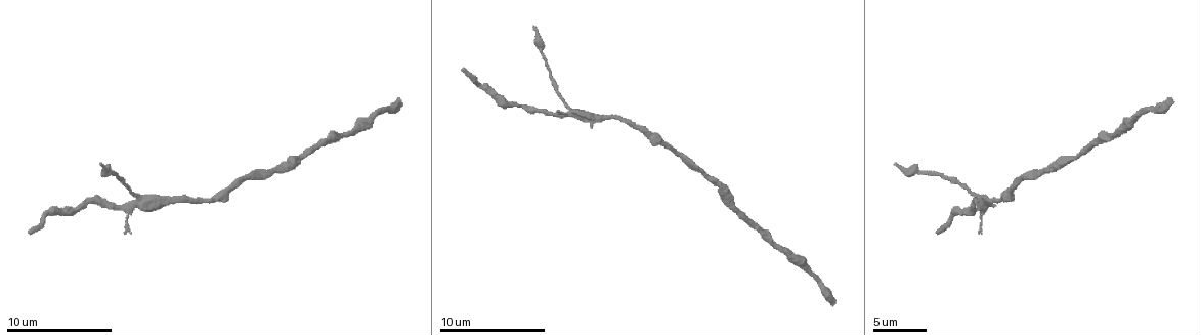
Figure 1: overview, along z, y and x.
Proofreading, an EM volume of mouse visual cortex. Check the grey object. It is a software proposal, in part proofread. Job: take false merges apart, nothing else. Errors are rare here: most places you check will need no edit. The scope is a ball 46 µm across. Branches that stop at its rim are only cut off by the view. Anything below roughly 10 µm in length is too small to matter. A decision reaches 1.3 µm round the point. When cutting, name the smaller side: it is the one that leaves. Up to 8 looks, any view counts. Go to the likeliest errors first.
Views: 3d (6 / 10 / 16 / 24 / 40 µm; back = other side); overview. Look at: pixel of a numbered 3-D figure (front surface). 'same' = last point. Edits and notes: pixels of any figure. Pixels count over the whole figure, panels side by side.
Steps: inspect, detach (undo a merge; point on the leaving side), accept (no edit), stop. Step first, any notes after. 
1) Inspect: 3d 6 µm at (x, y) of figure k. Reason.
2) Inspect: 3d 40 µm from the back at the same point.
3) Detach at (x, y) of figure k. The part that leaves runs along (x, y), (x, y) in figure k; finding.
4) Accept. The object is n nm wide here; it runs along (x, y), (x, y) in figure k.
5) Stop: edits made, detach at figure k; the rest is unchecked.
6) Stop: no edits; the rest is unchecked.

Inspect: 3d 6 µm at (1120, 130) of figure 1. Thick turns thin.

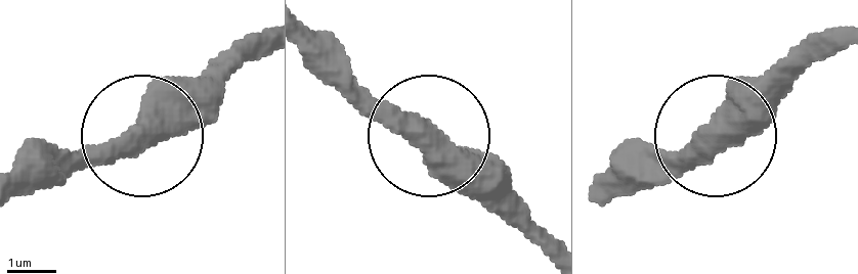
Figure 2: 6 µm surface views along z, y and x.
Accept. One neuron here.

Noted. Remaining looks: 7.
Inspect: 3d 10 µm at (233, 186) of figure 1.

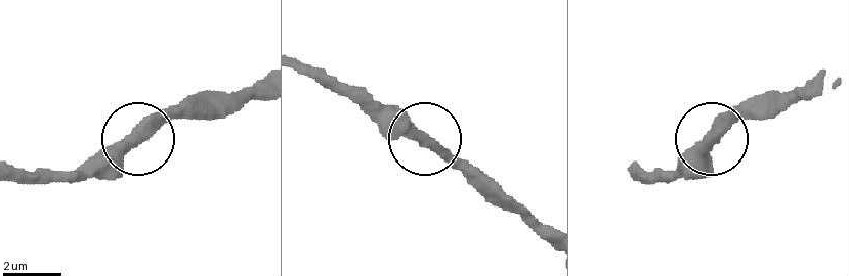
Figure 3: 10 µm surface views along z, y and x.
Accept. All the same neuron.

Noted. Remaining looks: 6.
Inspect: 3d 16 µm at (270, 172) of figure 1. Narrows sharply.

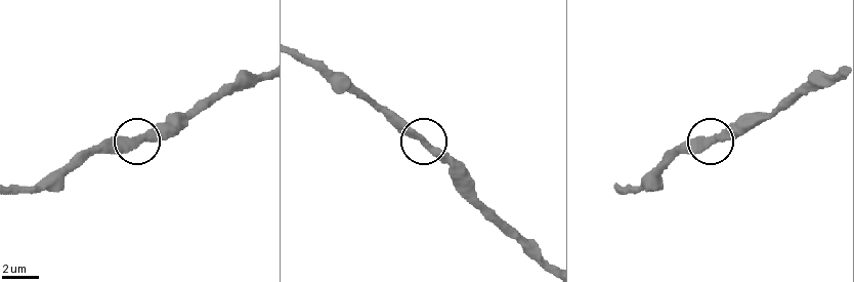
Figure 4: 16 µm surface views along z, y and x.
Accept. The object is 380 nm wide here; it runs along (80, 165), (100, 151), (128, 150), (173, 116) in figure 4; all the same neuron.

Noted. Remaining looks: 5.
Inspect: 3d 10 µm at (517, 103) of figure 1. Thin neck.

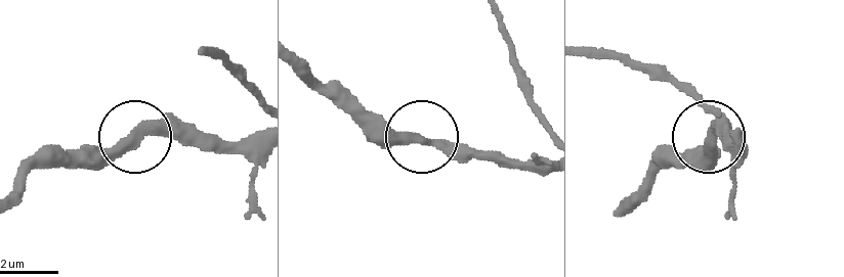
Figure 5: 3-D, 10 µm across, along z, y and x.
Accept. The object is 340 nm wide here; it runs along (254, 140), (137, 133), (74, 159) in figure 5; all the same neuron.

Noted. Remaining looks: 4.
Stop: no edits; the rest is unchecked.

